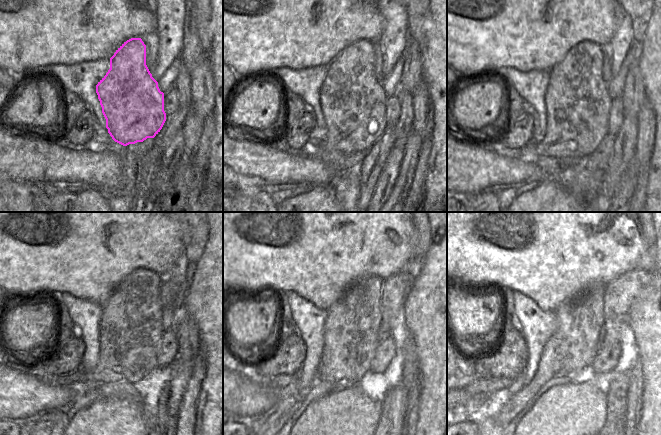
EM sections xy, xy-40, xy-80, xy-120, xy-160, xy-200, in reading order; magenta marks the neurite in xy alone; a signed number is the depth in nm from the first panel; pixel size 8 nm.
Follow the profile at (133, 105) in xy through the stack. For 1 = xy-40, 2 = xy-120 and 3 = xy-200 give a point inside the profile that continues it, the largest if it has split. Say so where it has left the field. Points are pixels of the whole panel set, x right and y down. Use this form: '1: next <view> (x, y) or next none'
1: next xy-40 (353, 102)
2: next xy-120 (131, 329)
3: next xy-200 (579, 320)

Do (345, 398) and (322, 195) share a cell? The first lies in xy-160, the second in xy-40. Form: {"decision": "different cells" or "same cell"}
{"decision": "same cell"}

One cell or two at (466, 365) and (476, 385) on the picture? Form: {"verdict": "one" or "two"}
{"verdict": "two"}

